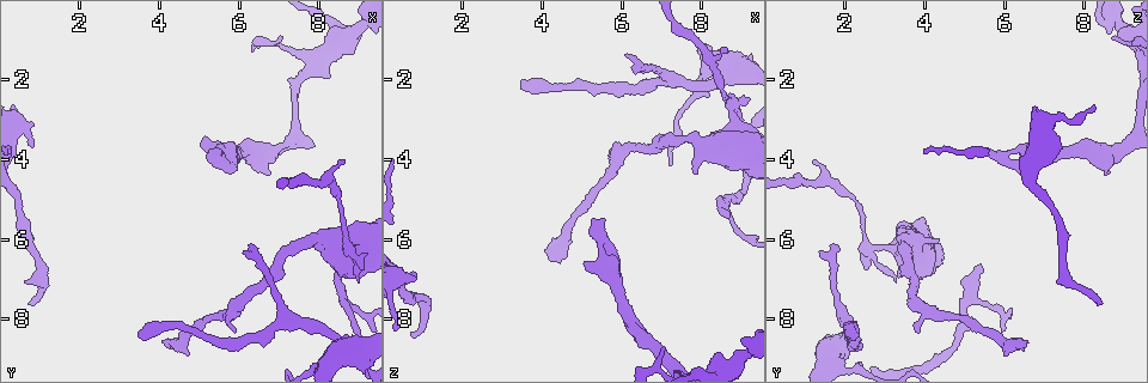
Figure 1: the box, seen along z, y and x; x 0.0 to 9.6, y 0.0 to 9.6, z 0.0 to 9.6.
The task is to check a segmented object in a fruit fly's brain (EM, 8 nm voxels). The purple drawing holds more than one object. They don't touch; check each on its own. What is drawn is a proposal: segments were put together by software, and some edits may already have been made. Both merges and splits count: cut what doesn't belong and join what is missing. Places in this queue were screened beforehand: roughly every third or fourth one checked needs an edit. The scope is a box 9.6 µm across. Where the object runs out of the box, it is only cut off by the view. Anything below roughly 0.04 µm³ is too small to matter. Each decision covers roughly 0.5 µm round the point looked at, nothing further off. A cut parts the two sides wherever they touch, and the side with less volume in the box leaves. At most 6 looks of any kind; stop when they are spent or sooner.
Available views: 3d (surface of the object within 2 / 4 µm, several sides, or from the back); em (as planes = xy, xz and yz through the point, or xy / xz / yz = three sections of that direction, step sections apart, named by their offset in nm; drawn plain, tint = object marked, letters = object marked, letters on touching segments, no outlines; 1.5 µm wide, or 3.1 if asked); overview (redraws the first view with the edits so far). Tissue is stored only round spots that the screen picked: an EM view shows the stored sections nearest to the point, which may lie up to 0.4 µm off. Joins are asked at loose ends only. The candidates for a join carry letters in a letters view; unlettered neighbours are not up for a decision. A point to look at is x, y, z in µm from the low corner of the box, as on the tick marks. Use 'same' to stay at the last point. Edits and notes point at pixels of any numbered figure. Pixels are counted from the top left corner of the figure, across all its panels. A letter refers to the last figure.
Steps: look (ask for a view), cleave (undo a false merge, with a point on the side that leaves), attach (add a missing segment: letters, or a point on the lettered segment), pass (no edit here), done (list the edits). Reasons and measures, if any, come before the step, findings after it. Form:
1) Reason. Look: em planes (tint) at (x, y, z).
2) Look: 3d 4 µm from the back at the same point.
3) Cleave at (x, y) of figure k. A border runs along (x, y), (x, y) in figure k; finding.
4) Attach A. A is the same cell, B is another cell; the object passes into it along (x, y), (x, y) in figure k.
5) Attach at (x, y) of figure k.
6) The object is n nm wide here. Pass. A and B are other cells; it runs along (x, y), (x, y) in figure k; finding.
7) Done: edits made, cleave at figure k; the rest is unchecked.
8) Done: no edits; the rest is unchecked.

End of a long branch. Look: 3d 2 µm at (0.85, 7.60, 8.45).

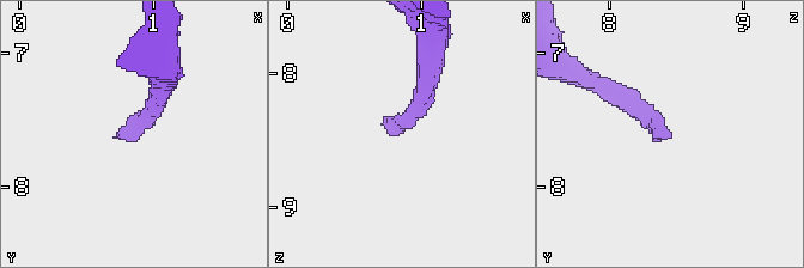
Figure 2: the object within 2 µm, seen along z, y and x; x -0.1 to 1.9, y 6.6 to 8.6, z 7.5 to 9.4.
Look: em planes (letters) at (0.78, 7.60, 8.48).

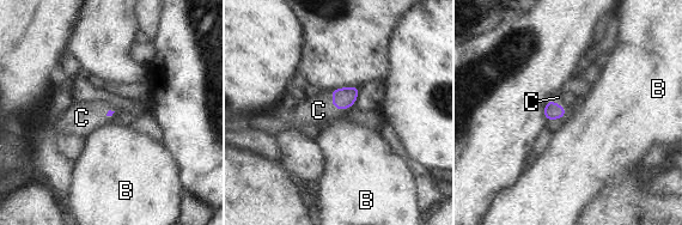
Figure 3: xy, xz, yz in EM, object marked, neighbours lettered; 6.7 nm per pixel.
Attach C. C is the same cell, B is another cell; the object passes into it along (342, 98), (332, 101), (318, 110) in figure 3; it goes on there.

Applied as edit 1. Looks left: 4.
Redraw. Look: overview.

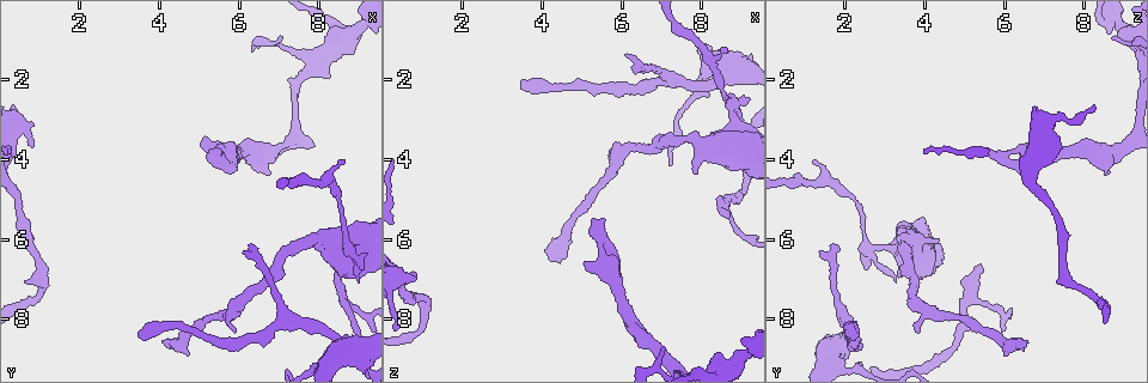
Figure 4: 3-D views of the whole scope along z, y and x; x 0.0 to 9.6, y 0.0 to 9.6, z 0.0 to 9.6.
Branch stops here. Look: 3d 2 µm at (5.25, 3.80, 5.50).

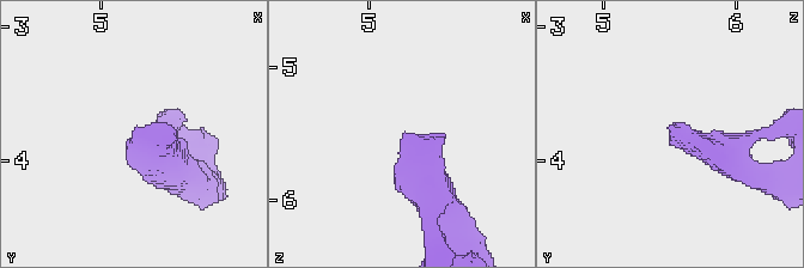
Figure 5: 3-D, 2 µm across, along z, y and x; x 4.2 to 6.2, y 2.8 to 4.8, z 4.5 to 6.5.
Now the EM. Look: em planes (letters) at (5.24, 3.76, 5.48).

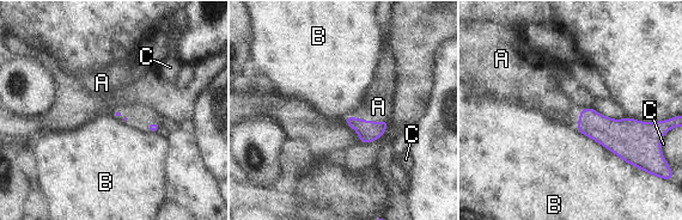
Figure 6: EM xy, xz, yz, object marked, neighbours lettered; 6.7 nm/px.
Attach A. A is the same cell, B and C are other cells; the object passes into it along (369, 132), (369, 122), (378, 107) in figure 6; it goes on there.

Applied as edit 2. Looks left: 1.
Done: edits made, attach at figure 3, attach at figure 6; the rest is unchecked.

